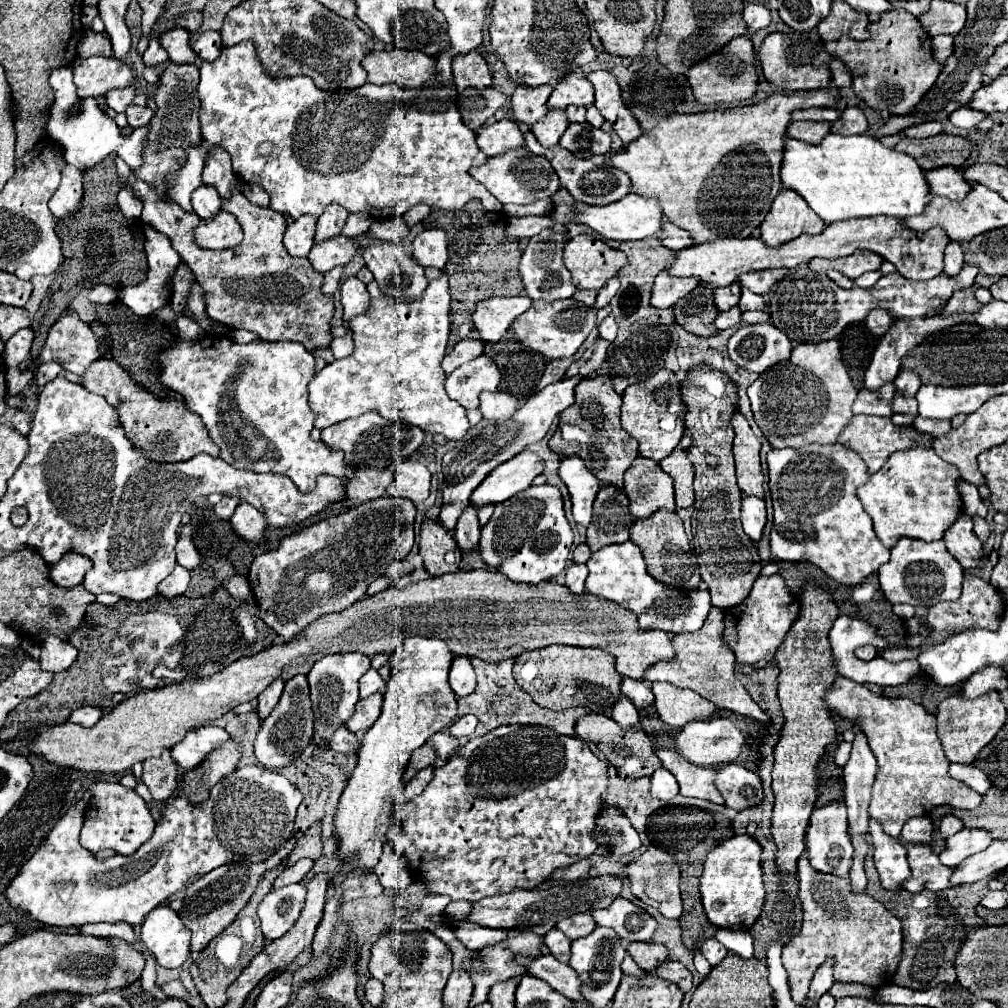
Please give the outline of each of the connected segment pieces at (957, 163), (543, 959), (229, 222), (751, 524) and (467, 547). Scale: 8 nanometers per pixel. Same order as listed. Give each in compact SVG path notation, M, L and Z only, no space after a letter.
M940 133L930 139L902 137L894 149L908 153L910 157L916 159L916 163L924 171L930 171L930 169L938 169L938 167L946 167L946 165L960 169L966 163L966 159L970 157L972 145L968 139Z
M516 955L514 959L520 967L526 969L528 975L546 981L554 991L562 993L564 997L572 999L574 1003L582 1001L580 987L578 987L578 975L574 975L574 969L570 965L560 963L552 955L540 955L534 959L524 957L524 955Z
M220 211L210 221L196 227L196 243L204 249L230 249L242 241L242 227L232 213Z
M744 497L742 499L742 527L744 533L754 541L760 543L762 531L766 525L766 505L758 497Z
M466 507L466 511L462 513L462 517L458 519L458 525L454 529L454 537L458 543L458 549L462 553L472 553L474 547L480 541L480 525L478 525L478 517L474 513L474 507Z

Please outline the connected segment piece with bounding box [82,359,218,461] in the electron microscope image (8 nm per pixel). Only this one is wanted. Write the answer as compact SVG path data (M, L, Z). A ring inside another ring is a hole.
M98 359L98 363L92 363L90 371L86 371L82 379L82 385L88 391L102 395L118 411L126 437L140 447L146 457L154 461L186 461L198 453L218 455L218 447L210 443L206 427L202 427L202 419L198 419L198 415L186 411L186 405L180 401L156 399L144 387L138 387L138 383L134 383L130 375L126 375L126 371L122 371L122 367L118 367L112 359Z

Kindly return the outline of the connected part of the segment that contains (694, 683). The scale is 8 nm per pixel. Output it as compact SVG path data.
M712 607L706 623L696 633L678 633L674 635L674 649L676 659L674 663L658 663L658 667L652 667L646 673L646 681L666 681L682 689L692 689L700 697L712 701L718 709L732 711L736 715L752 717L754 721L768 725L772 719L758 707L758 703L752 701L748 691L742 687L742 683L734 675L734 663L736 657L730 651L730 647L724 641L724 611Z

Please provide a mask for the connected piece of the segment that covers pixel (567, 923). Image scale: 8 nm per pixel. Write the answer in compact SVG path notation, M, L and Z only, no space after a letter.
M582 913L582 915L572 915L572 917L566 917L562 921L558 921L556 925L570 941L574 939L580 939L580 937L586 937L594 931L596 923L594 919L590 919L590 913Z

